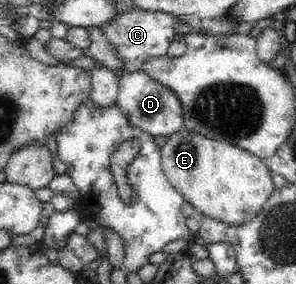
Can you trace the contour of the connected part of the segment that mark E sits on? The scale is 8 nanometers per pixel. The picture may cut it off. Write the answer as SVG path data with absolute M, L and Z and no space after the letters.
M182 128L170 134L164 146L160 148L161 165L168 182L182 194L184 200L195 208L196 216L211 216L228 224L244 224L252 219L264 207L265 199L274 190L271 170L266 166L266 160L250 154L247 150L222 142L219 139L208 138L198 131Z

